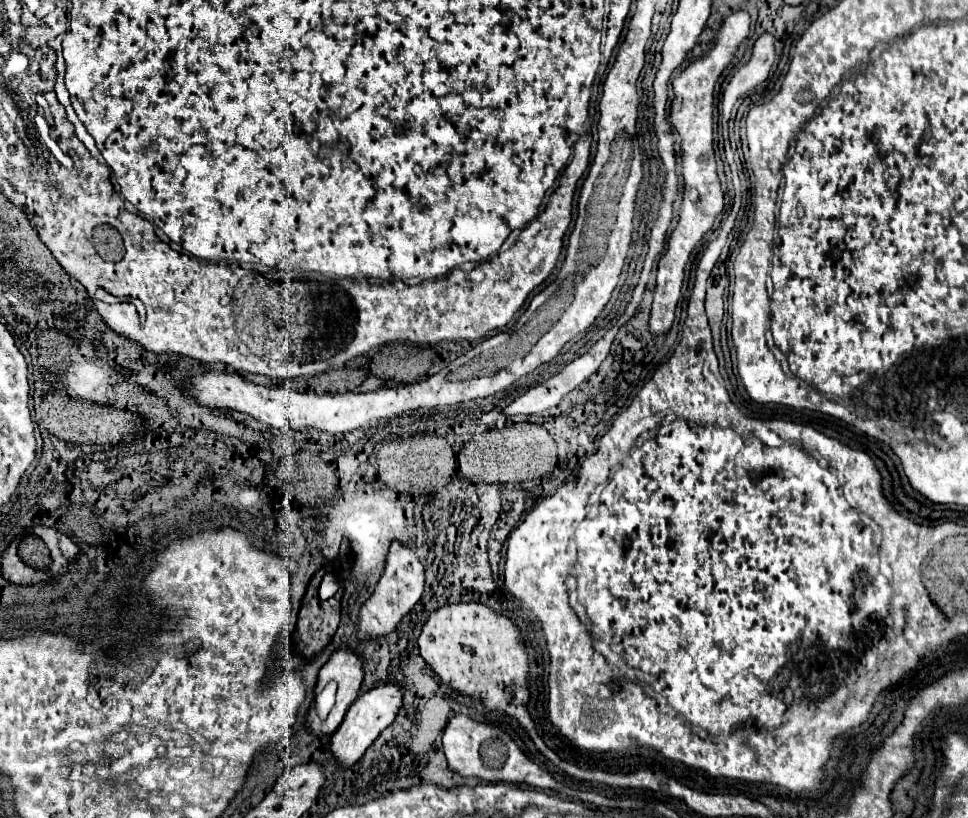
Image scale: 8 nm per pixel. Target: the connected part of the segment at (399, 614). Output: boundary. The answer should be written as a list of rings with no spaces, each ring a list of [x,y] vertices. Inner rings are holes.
[[[392,542],[390,554],[386,558],[386,570],[378,582],[378,588],[366,600],[366,604],[360,610],[360,620],[358,620],[358,630],[360,638],[374,638],[374,636],[384,636],[396,630],[398,622],[414,608],[414,604],[420,600],[424,590],[424,566],[420,558],[402,542]]]

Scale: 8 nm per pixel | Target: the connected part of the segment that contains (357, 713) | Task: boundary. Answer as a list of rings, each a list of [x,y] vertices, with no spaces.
[[[386,680],[386,682],[378,682],[378,686],[374,686],[372,690],[364,692],[358,696],[358,700],[354,700],[342,720],[342,724],[338,726],[338,730],[332,736],[330,742],[330,750],[334,754],[334,758],[338,760],[340,766],[348,768],[352,764],[356,764],[362,754],[366,752],[366,748],[380,736],[382,730],[386,730],[394,718],[398,716],[400,708],[402,708],[402,698],[404,698],[404,688],[402,684],[396,684],[394,680]]]

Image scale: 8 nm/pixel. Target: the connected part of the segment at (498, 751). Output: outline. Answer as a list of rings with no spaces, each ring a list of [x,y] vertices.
[[[456,714],[450,718],[446,730],[444,730],[444,754],[448,758],[448,766],[458,772],[460,776],[476,776],[482,778],[484,782],[526,782],[536,788],[544,790],[556,790],[562,798],[566,798],[566,788],[564,784],[556,782],[546,770],[538,768],[522,748],[508,736],[504,730],[498,726],[478,722],[466,714]]]

